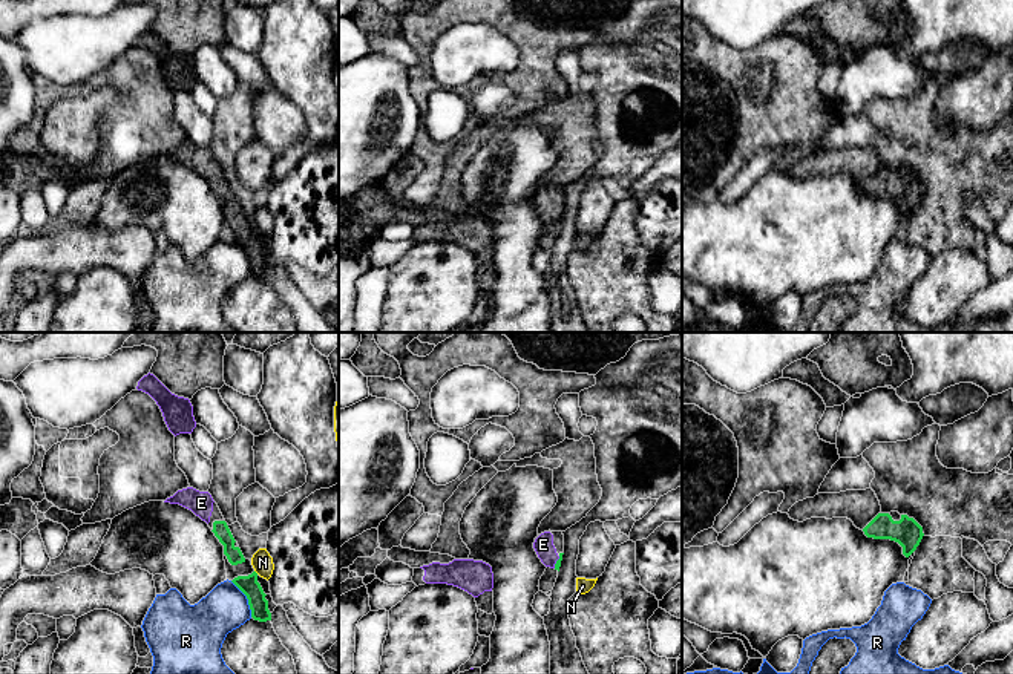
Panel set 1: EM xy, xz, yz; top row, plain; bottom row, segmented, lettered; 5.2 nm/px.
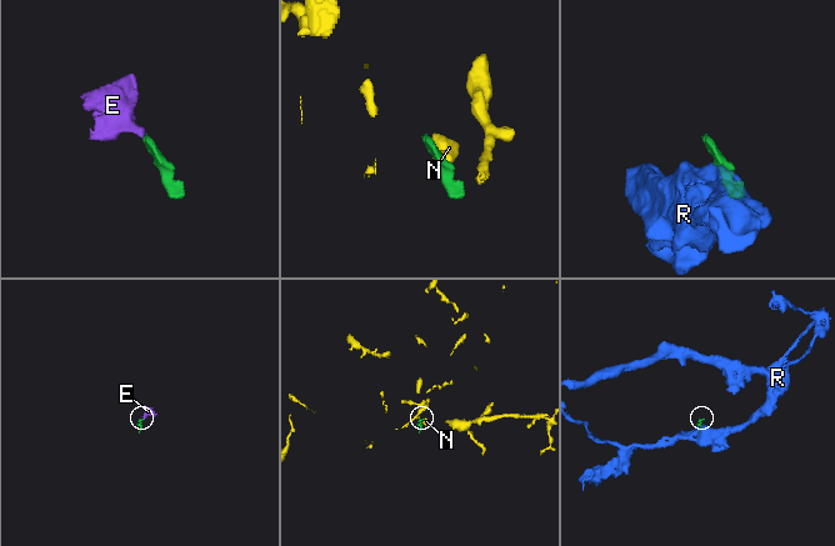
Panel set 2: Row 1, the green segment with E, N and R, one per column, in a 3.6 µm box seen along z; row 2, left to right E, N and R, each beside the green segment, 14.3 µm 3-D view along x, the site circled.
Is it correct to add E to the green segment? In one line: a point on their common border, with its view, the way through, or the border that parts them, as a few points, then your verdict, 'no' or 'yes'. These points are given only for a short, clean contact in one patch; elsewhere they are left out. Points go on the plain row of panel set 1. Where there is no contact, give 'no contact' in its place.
meets green in xz at (557, 219); runs through xz (558, 219), (557, 219), (543, 201); yes

